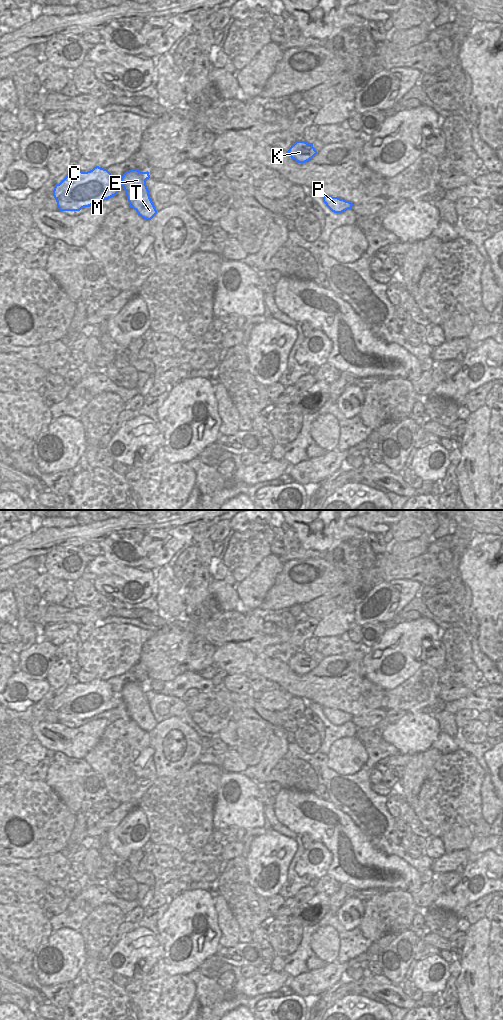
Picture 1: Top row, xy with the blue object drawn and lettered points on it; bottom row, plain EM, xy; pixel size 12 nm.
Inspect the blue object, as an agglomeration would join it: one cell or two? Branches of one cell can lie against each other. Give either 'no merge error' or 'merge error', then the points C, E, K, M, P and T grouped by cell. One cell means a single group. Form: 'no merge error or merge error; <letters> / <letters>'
merge error; C M / E K P T

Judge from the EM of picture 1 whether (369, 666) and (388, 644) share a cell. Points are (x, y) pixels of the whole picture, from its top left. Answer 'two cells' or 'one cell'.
two cells

